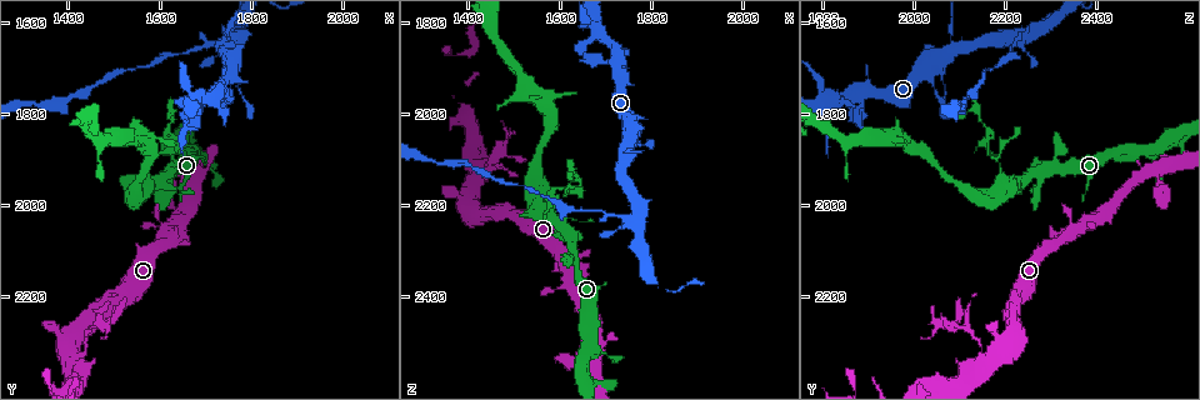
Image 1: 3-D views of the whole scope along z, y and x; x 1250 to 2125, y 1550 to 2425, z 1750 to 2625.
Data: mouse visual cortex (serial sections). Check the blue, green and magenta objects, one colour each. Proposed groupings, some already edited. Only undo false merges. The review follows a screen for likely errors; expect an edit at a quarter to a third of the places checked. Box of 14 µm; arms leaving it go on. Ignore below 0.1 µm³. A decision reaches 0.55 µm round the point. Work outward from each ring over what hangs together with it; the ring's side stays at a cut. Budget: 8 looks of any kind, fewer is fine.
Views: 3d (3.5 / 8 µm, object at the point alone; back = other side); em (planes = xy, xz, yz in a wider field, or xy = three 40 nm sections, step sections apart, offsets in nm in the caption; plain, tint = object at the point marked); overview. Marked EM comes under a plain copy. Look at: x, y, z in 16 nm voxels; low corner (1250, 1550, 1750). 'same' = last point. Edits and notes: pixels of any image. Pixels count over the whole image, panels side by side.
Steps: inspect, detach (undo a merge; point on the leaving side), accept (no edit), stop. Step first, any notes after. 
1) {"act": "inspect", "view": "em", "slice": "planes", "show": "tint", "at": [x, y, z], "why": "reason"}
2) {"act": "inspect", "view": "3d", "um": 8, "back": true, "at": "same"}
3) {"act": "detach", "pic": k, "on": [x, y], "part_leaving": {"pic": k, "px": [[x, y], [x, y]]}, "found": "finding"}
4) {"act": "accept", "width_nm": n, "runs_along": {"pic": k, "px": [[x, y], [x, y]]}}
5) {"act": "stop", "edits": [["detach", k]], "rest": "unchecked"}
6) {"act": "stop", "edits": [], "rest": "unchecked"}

{"act": "inspect", "view": "3d", "um": 3.5, "at": [1565, 1935, 2190], "why": "three-way junction"}

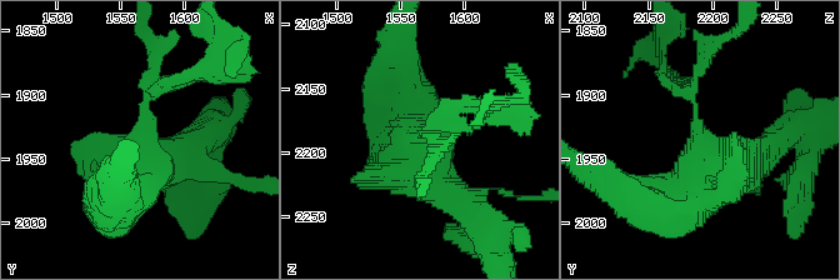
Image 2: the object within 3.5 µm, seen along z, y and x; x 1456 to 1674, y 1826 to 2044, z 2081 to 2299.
{"act": "inspect", "view": "em", "slice": "planes", "show": "tint", "at": [1568, 1934, 2190], "why": "shape alone is not enough"}

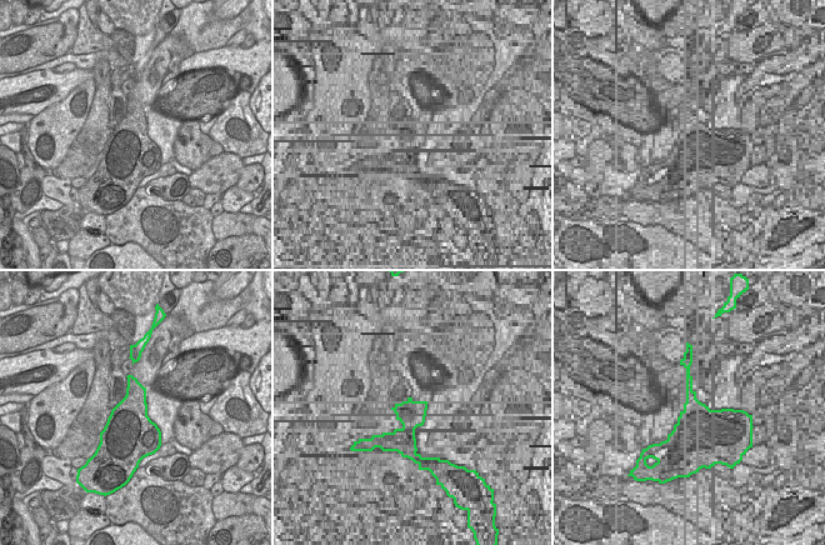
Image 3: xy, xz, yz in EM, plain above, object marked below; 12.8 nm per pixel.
{"act": "detach", "pic": 2, "on": [165, 80], "found": "a second cell is stuck on"}

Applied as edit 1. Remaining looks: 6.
{"act": "inspect", "view": "overview"}

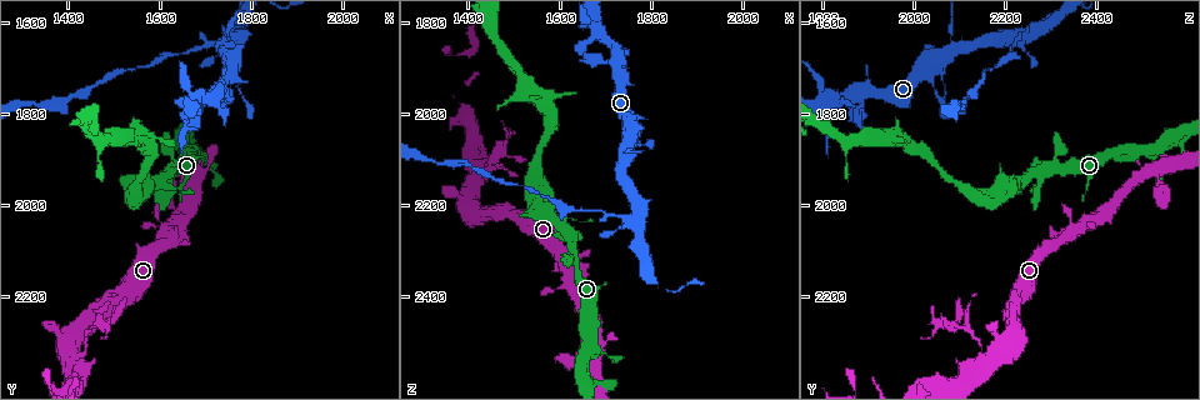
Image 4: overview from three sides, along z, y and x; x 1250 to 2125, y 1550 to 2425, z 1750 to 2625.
{"act": "inspect", "view": "em", "slice": "xy", "step": 3, "show": "tint", "at": [1765, 1675, 2045], "why": "sudden change in width"}

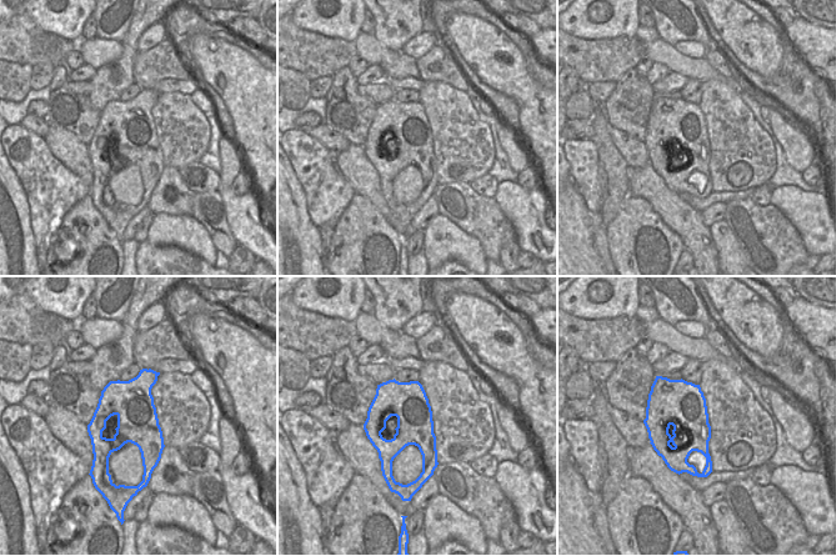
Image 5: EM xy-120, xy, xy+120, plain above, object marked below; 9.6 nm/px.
{"act": "inspect", "view": "3d", "um": 3.5, "at": "same", "why": "wider look"}

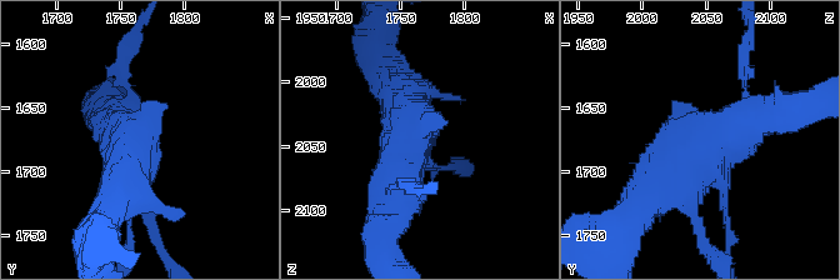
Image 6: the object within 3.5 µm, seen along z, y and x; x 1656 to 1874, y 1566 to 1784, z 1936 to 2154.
{"act": "accept", "runs_along": {"pic": 6, "px": [[646, 189], [681, 135], [771, 111]]}, "found": "one cell here"}

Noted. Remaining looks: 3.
{"act": "inspect", "view": "3d", "um": 3.5, "at": [1705, 1640, 2215], "why": "thick turns thin"}

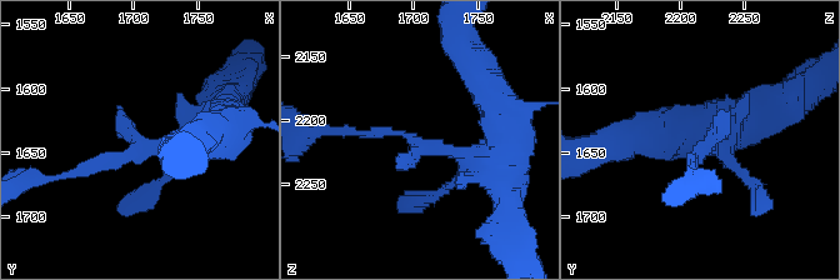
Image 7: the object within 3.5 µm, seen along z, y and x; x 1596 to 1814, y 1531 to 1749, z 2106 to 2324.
{"act": "inspect", "view": "em", "slice": "xy", "step": 3, "show": "tint", "at": [1712, 1644, 2220], "why": "need the tissue"}

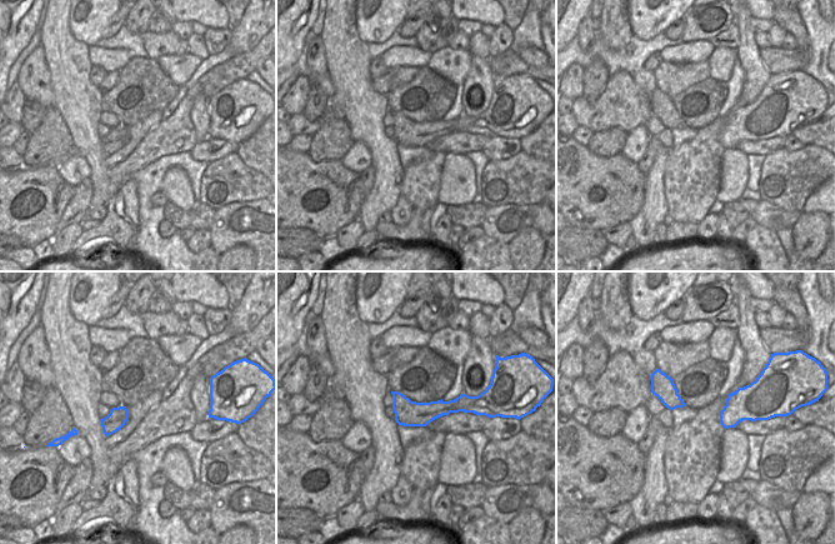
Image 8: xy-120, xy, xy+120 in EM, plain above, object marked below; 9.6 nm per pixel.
{"act": "detach", "pic": 7, "on": [126, 123], "border": {"pic": 8, "px": [[451, 400], [453, 408], [443, 414]]}, "found": "a second cell is stuck on"}

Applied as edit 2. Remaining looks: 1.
{"act": "stop", "edits": [["detach", 2], ["detach", 7]], "rest": "unchecked"}

